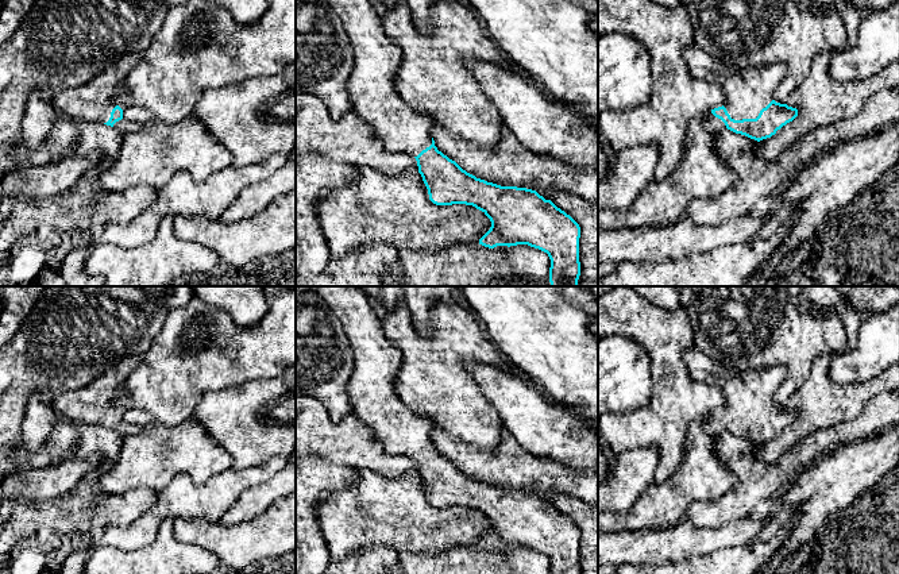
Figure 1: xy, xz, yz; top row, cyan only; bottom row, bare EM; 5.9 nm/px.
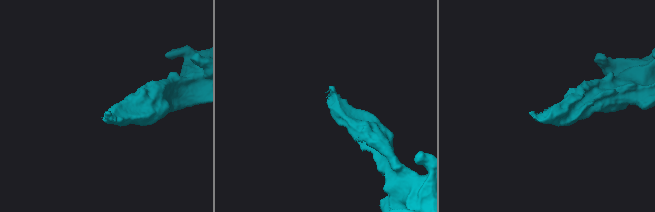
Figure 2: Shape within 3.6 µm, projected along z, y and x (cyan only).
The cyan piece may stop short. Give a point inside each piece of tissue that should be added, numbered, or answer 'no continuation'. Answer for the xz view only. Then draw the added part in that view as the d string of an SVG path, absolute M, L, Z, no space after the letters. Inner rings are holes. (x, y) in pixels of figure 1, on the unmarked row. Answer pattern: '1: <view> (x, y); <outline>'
1: xz (370, 388); M313 286L313 290L329 305L339 319L354 350L355 366L347 384L352 412L374 432L389 455L405 455L417 459L432 447L433 421L408 408L394 390L394 380L402 363L402 353L394 347L383 331L381 319L369 303L360 286Z

